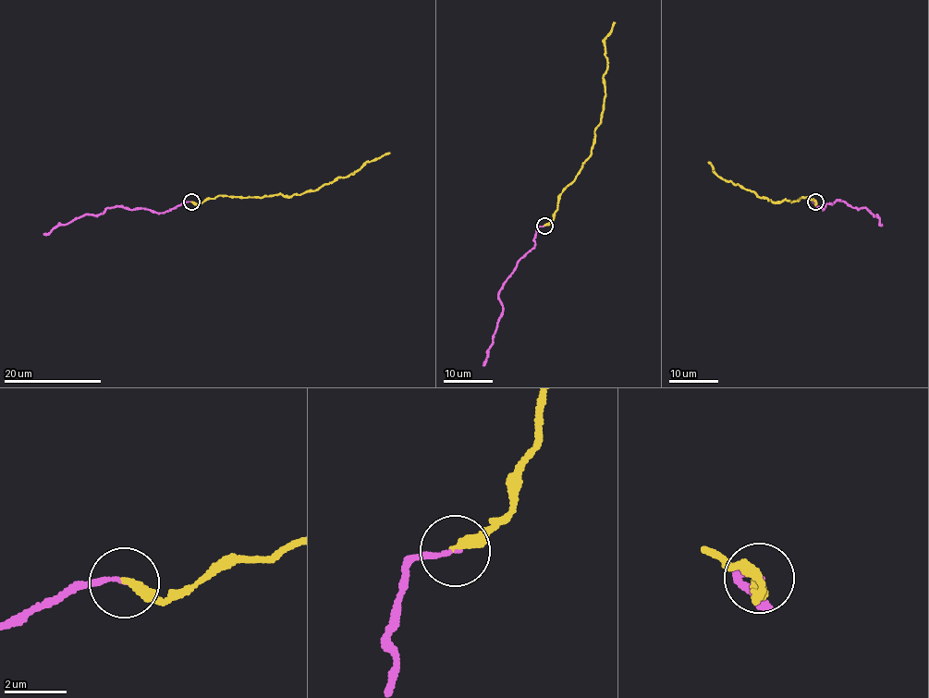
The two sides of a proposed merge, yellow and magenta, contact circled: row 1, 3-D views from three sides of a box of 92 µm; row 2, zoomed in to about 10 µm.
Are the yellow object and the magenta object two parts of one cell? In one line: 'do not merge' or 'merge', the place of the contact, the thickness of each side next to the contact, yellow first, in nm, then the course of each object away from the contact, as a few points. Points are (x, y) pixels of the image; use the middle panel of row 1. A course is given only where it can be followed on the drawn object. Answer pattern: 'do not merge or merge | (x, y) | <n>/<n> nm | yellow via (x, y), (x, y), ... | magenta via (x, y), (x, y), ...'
merge | (544, 226) | 340/140 nm | yellow via (544, 226), (553, 221), (559, 196), (591, 155), (605, 93), (607, 63), (604, 45), (615, 22) | magenta via (544, 226), (538, 226), (534, 245), (518, 262), (500, 290), (502, 307), (484, 366)

